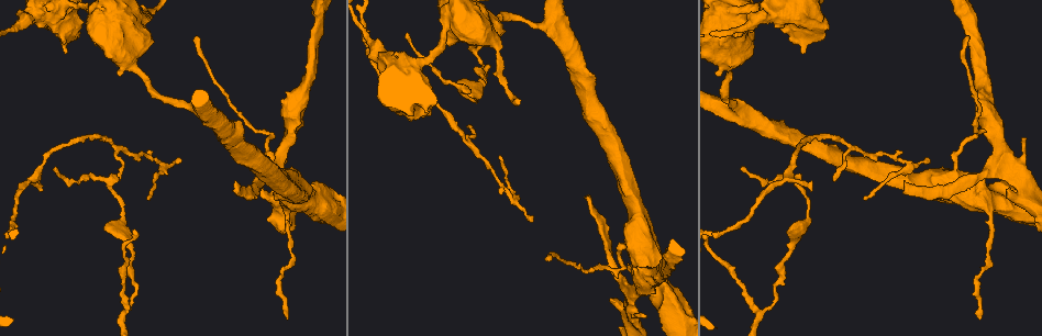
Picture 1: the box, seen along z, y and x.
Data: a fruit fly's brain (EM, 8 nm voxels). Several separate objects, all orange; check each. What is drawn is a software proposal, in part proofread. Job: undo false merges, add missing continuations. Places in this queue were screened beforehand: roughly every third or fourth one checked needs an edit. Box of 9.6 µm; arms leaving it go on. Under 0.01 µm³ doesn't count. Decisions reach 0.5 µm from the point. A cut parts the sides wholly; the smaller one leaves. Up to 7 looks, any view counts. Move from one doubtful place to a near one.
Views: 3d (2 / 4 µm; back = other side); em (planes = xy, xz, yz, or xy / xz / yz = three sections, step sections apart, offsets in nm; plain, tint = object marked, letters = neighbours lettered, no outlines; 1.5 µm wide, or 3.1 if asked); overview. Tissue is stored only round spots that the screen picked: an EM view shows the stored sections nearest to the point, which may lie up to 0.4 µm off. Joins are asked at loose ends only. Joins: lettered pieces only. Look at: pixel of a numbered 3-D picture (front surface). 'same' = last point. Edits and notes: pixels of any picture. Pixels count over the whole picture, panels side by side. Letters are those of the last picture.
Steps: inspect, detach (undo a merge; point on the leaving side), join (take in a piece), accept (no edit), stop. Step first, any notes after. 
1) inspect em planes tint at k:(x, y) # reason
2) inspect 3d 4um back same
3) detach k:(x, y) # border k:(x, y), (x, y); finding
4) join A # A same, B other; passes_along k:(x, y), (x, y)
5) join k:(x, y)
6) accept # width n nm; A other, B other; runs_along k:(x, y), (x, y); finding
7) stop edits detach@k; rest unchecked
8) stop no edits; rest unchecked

inspect em xy step 8 tint at 1:(1024, 138) # an open end

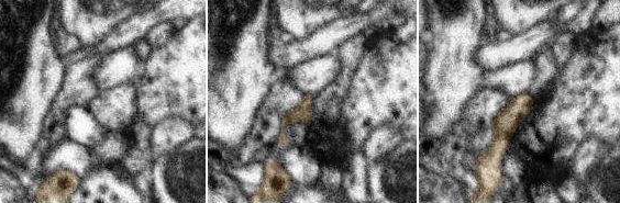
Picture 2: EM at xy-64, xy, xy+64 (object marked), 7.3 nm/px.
inspect em planes letters same # another direction

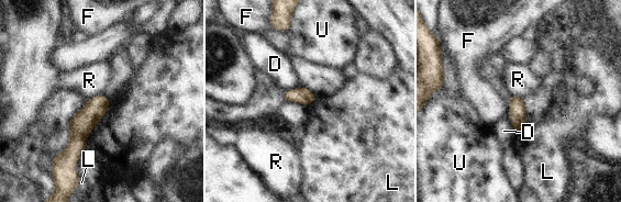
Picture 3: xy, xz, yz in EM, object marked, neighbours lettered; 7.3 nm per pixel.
accept # D other, F other, L other, R other, U other; runs_along 3:(102, 98), (65, 156); no lettered piece goes on from it

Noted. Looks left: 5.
inspect 3d 4um back at 1:(586, 196) # branch stops here

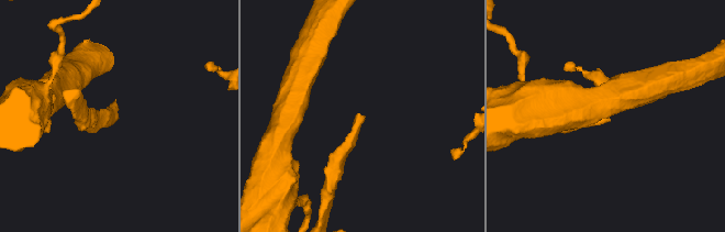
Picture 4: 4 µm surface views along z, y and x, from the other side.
inspect em planes letters at 4:(113, 102)

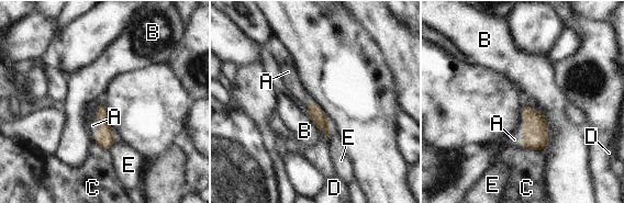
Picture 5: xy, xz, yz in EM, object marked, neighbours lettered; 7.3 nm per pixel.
join A # A same, B other, C other, D other, E other; the neuron continues

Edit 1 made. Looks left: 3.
inspect overview # redraw

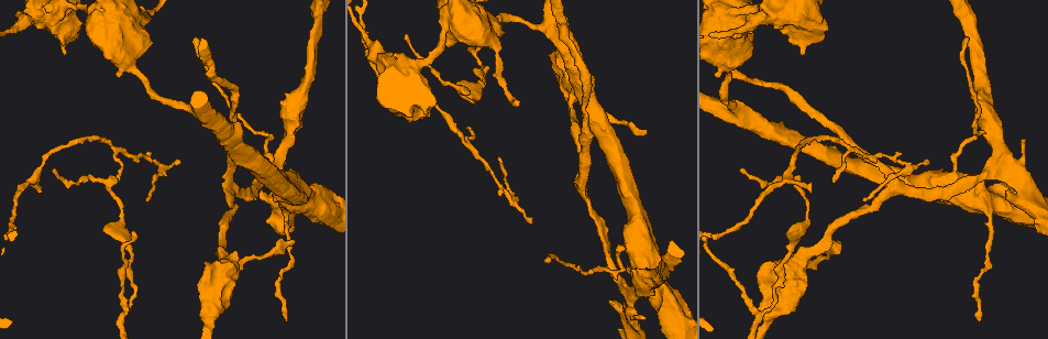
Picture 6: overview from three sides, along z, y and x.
inspect em xy step 8 tint at 6:(54, 169) # branch stops here

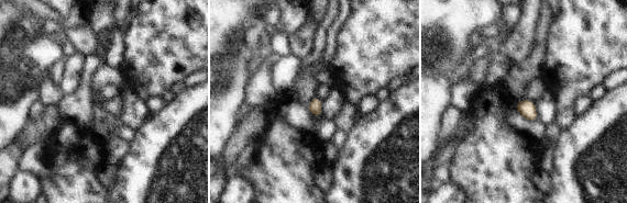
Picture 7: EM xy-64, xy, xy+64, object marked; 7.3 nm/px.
inspect em planes letters same # cut it another way

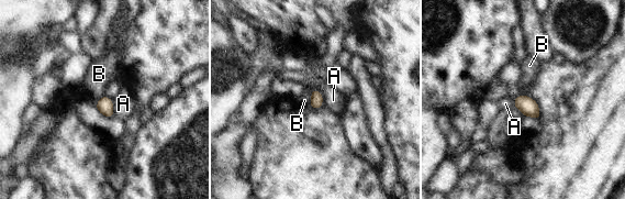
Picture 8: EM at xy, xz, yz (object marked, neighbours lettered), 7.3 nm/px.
accept # width 100 nm; A other, B other; none of them fits

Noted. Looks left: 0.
stop edits join@5; rest unchecked

